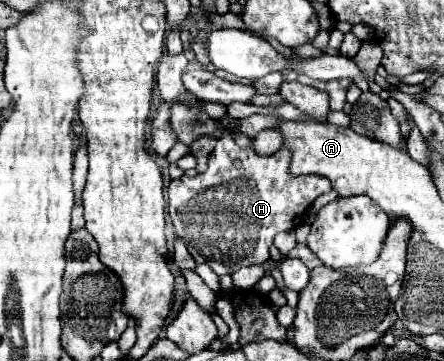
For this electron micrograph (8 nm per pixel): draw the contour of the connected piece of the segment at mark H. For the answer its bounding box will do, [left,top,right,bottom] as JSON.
[168,129,332,275]

